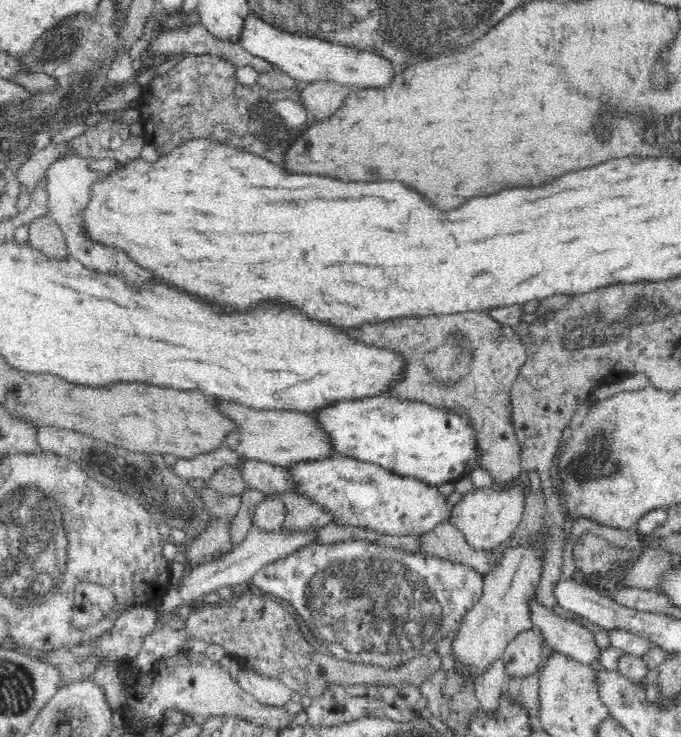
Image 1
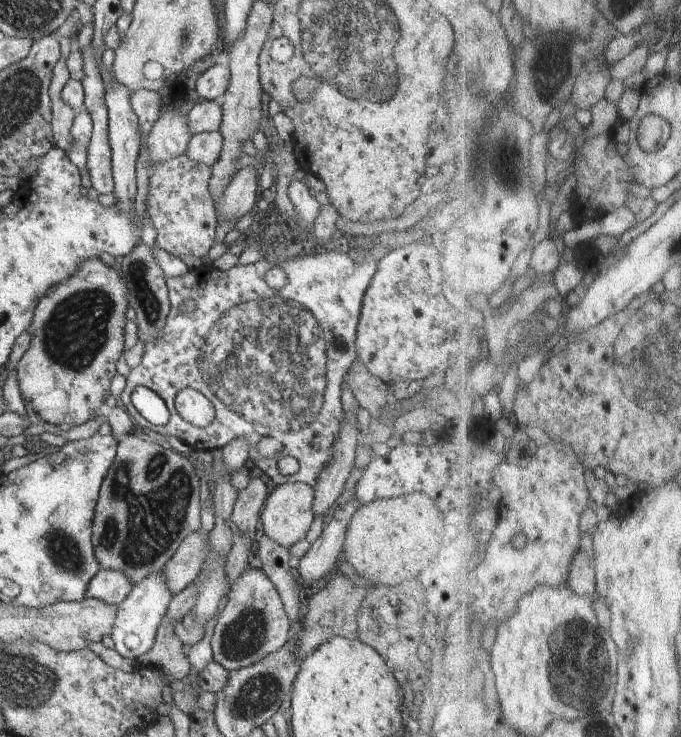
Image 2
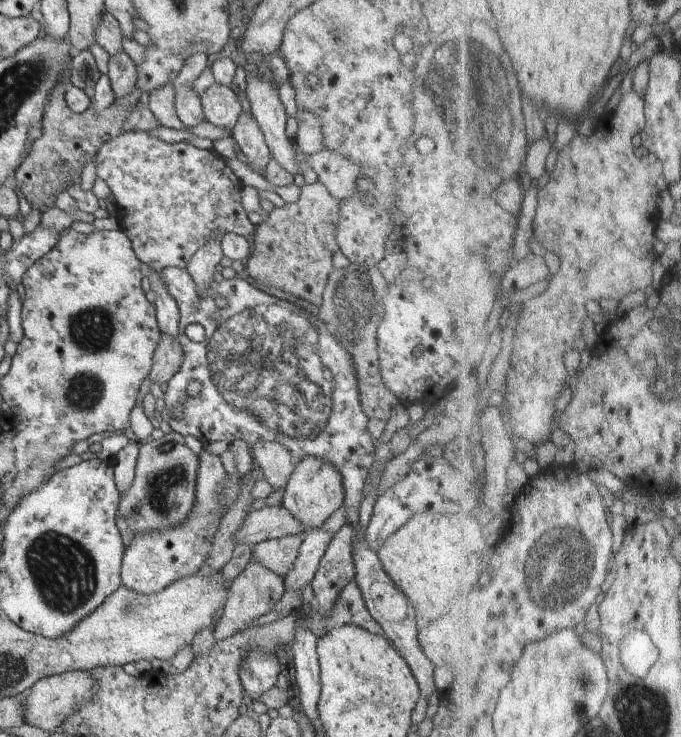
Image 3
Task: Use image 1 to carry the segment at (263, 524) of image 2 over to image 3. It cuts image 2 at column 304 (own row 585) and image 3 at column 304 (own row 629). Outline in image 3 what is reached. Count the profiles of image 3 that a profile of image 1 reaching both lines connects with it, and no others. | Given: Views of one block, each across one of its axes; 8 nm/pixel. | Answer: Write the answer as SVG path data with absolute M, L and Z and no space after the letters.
M306 455L295 463L294 470L285 486L282 505L306 528L307 532L320 528L334 510L343 506L343 502L344 486L342 486L340 470L336 470L330 462L316 456Z

